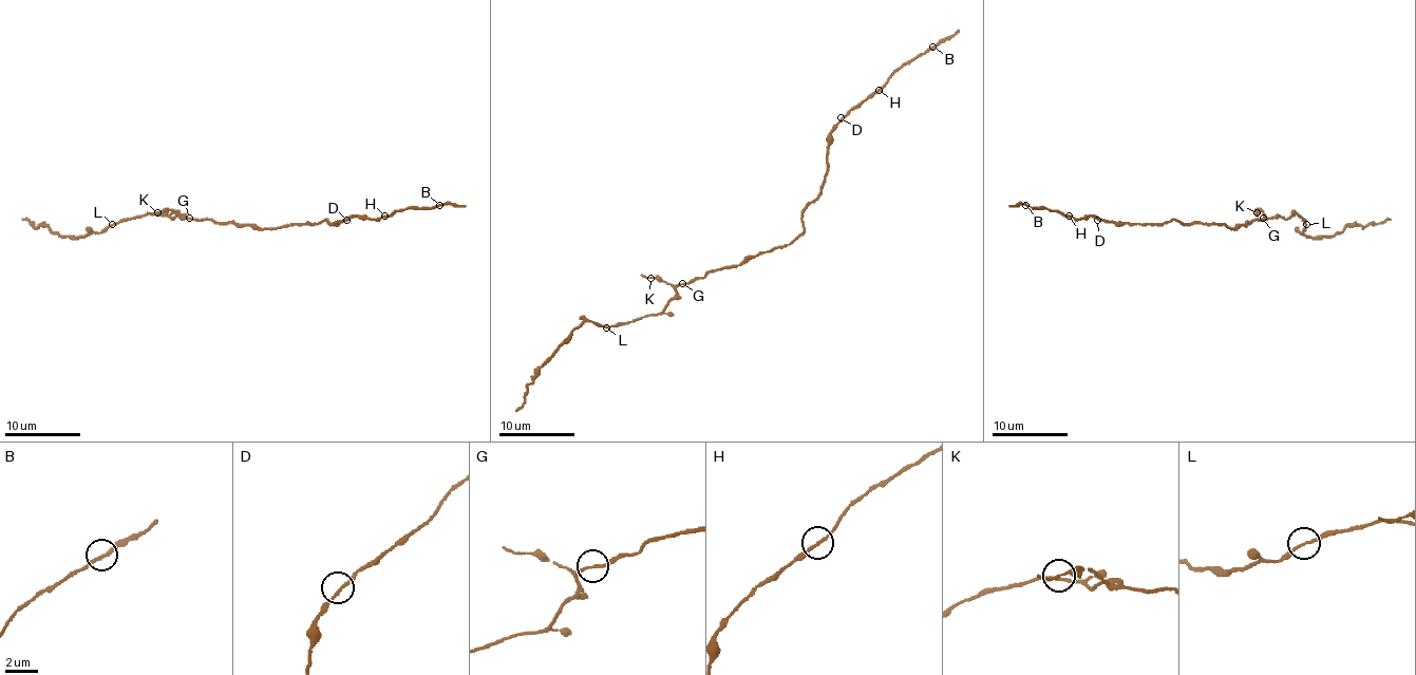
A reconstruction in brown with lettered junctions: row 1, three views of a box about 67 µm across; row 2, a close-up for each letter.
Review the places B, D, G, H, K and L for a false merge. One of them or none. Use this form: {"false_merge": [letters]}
{"false_merge": []}

